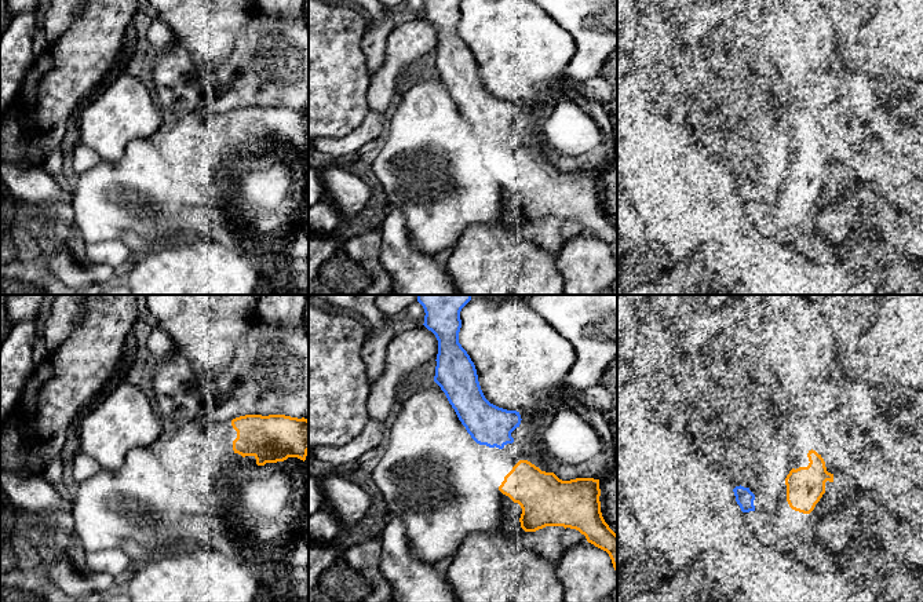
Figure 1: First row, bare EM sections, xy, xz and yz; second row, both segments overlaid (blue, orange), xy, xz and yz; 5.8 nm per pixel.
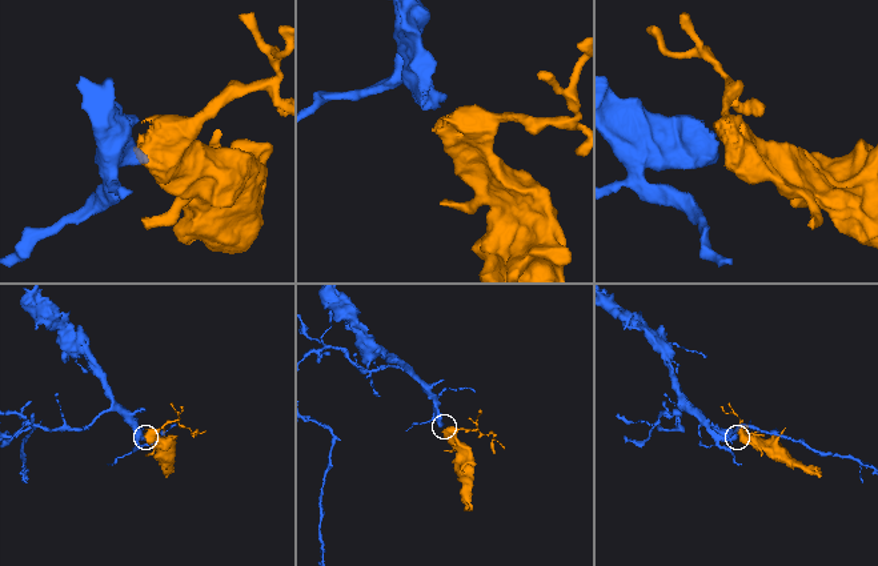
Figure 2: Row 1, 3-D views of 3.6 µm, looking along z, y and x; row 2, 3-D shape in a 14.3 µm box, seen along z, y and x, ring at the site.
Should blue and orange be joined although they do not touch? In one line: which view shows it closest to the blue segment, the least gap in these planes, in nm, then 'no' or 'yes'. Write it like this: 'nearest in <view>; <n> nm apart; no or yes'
nearest in xz; 110 nm apart; yes

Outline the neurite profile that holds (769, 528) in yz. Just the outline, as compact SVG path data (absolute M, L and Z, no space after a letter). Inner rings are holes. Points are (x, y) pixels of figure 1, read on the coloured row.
M765 510L745 515L751 532L766 546L784 548L782 540L787 534L784 521Z

